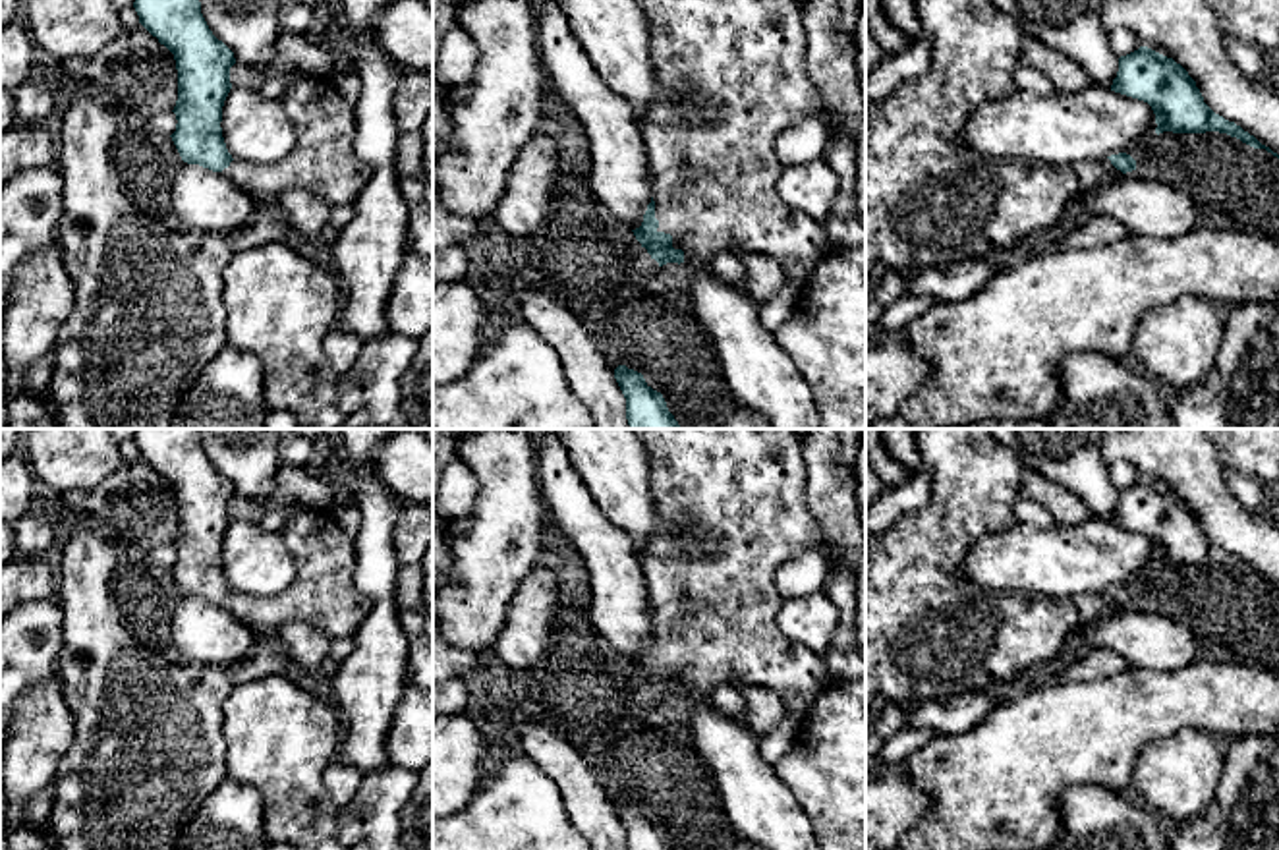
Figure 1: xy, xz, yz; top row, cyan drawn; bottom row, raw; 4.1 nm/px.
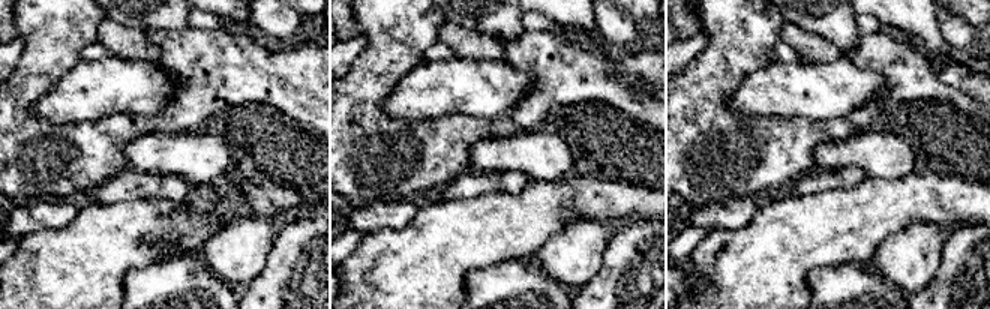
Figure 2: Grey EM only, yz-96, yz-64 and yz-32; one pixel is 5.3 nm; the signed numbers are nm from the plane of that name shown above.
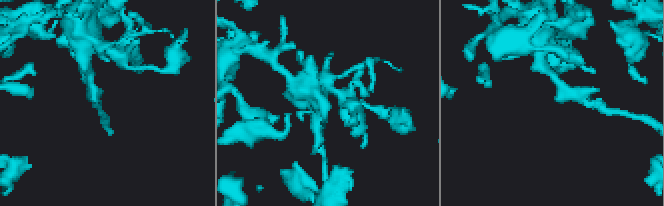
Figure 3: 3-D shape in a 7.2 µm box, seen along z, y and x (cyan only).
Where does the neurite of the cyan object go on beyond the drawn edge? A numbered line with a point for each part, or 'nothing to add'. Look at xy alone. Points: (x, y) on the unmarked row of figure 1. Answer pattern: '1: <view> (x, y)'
1: xy (323, 594)

